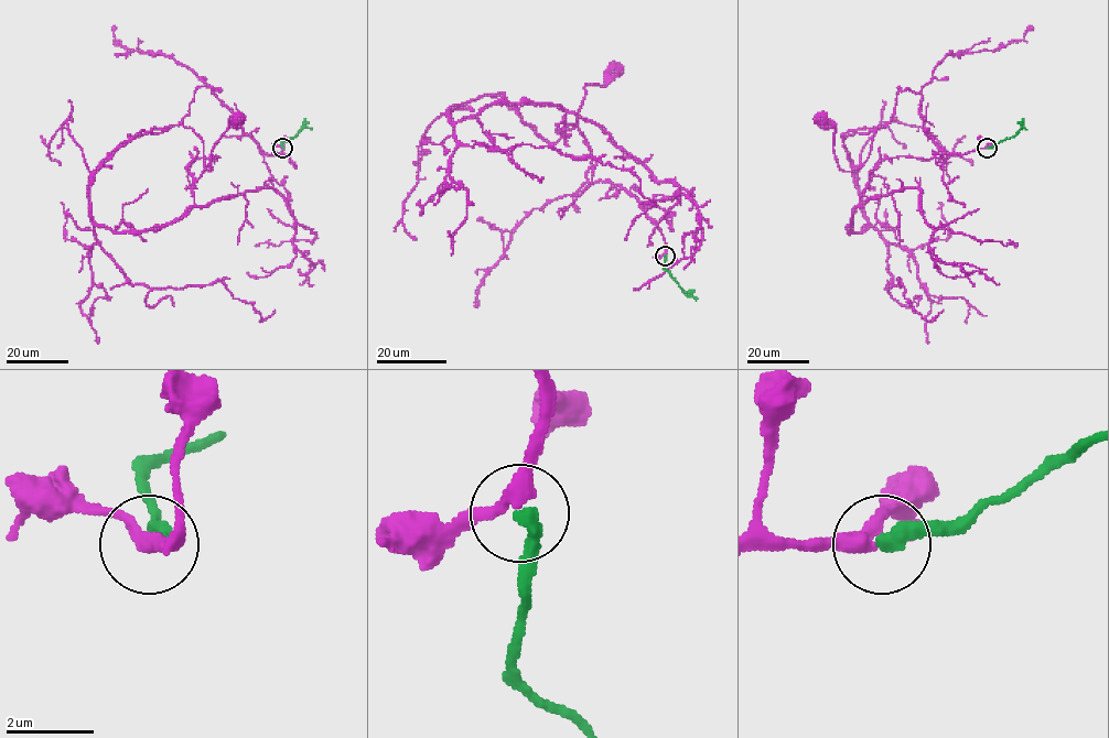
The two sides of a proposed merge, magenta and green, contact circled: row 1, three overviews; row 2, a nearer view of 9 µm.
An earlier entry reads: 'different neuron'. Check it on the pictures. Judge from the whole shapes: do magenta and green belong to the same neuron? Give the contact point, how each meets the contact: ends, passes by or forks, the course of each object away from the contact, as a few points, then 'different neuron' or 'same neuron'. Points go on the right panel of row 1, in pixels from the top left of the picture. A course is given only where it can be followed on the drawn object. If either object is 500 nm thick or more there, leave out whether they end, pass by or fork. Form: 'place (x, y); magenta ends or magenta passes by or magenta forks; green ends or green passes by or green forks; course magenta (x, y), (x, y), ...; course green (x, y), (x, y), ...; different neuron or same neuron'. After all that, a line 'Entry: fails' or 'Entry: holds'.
place (987, 148); magenta passes by; green ends; course magenta (986, 149), (946, 153), (925, 131), (922, 95), (898, 86), (868, 159), (843, 171), (835, 128), (821, 120); course green (987, 149), (1013, 137), (1021, 128), (1026, 129); same neuron
Entry: fails

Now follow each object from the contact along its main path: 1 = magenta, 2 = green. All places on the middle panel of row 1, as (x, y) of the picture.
1: (664, 254), (638, 199), (590, 183), (594, 160), (549, 143), (575, 127), (584, 86), (614, 71)
2: (664, 256), (664, 268), (697, 300)

